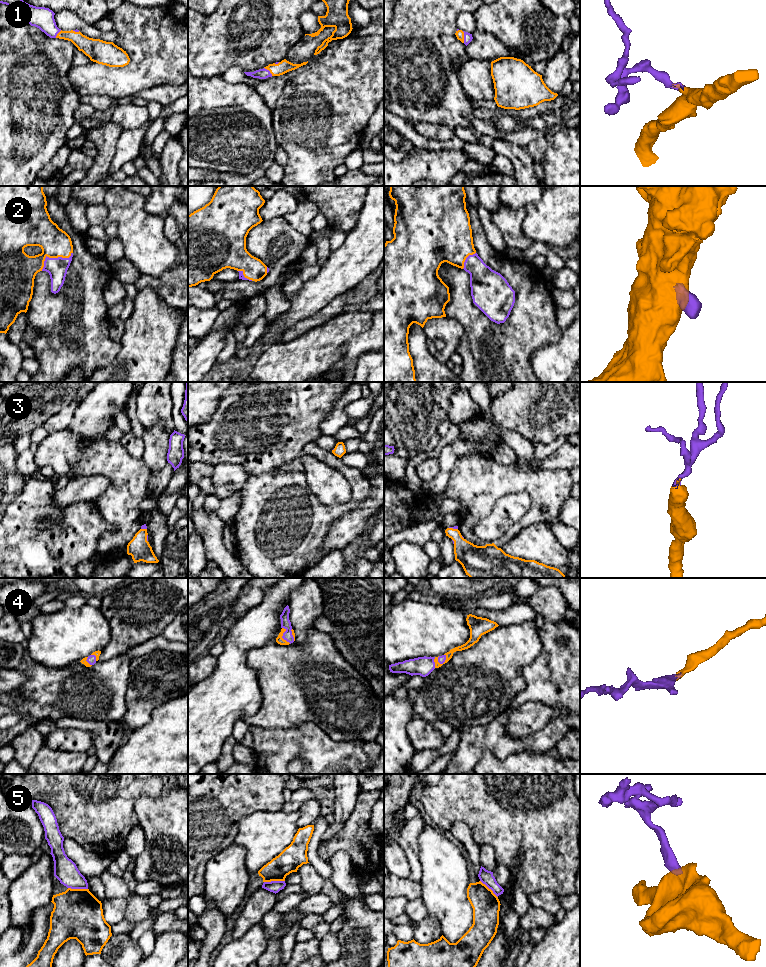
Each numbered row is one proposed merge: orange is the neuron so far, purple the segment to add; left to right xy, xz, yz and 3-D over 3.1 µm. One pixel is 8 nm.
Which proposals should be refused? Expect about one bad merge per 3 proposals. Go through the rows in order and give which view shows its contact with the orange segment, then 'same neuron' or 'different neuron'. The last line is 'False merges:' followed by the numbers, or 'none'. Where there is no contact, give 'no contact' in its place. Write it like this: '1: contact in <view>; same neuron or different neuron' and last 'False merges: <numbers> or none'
1: contact in yz; same neuron
2: contact in xy; same neuron
3: contact in yz; same neuron
4: contact in xz; same neuron
5: contact in xz; different neuron
False merges: 5

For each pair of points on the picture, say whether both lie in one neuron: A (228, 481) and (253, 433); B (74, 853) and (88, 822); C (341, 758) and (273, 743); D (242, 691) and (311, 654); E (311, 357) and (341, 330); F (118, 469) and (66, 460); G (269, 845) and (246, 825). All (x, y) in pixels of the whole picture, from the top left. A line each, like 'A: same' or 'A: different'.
A: different
B: different
C: same
D: different
E: same
F: same
G: same

